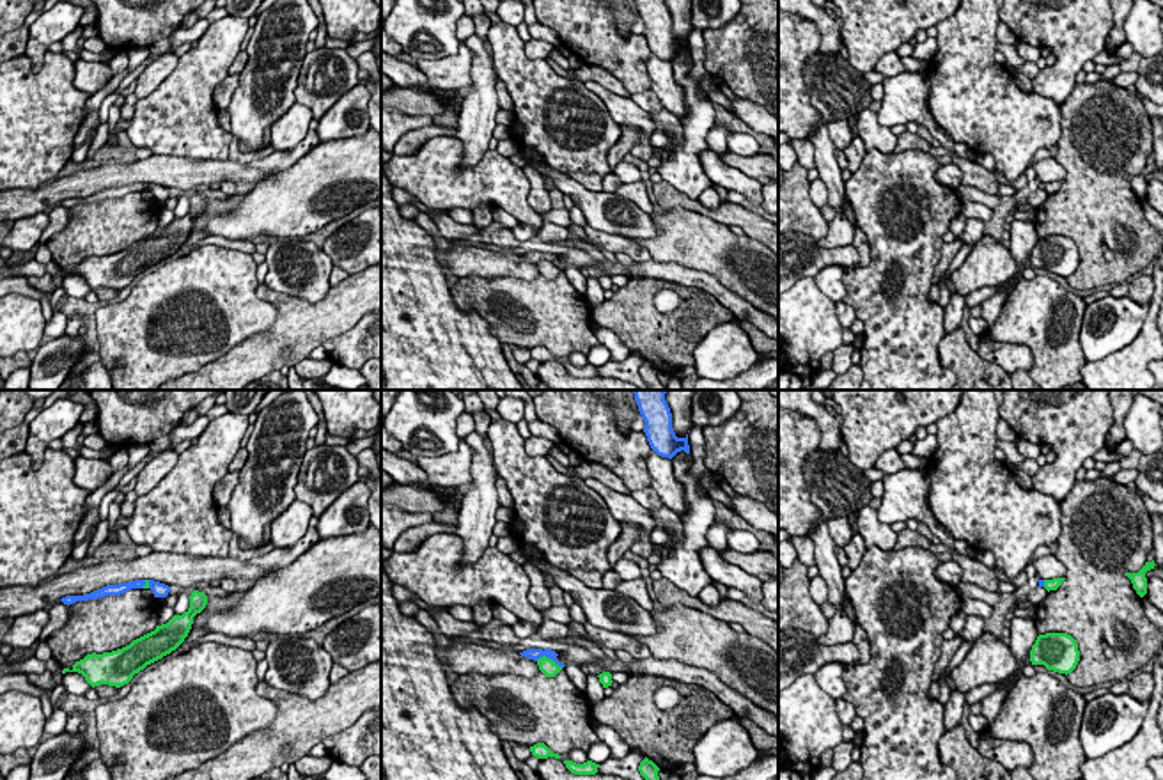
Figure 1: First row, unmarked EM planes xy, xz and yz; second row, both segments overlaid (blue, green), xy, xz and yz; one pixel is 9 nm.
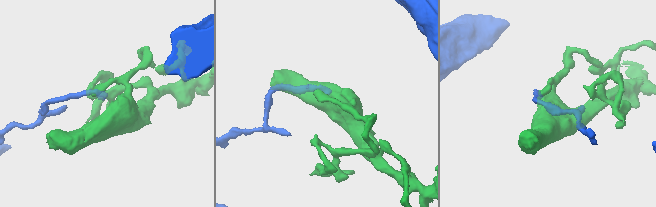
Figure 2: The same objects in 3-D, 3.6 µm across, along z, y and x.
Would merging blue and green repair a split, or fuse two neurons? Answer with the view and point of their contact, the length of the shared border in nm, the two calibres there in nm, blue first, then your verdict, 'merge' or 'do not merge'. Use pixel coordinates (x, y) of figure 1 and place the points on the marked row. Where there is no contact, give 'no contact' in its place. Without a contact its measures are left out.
meets blue in xz at (550, 658); contact 260 nm long; 100 nm thick on the blue side, 160 nm on the other; do not merge

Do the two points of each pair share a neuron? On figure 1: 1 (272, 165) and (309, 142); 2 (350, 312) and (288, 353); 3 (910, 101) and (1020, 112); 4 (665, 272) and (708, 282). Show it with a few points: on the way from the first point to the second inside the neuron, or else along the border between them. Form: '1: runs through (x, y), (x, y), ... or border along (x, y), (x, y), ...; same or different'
1: runs through (280, 160), (300, 151); same
2: runs through (334, 314), (320, 321), (304, 337); same
3: border along (924, 73), (929, 82), (928, 110), (951, 137); different
4: runs through (676, 272), (697, 279); same

